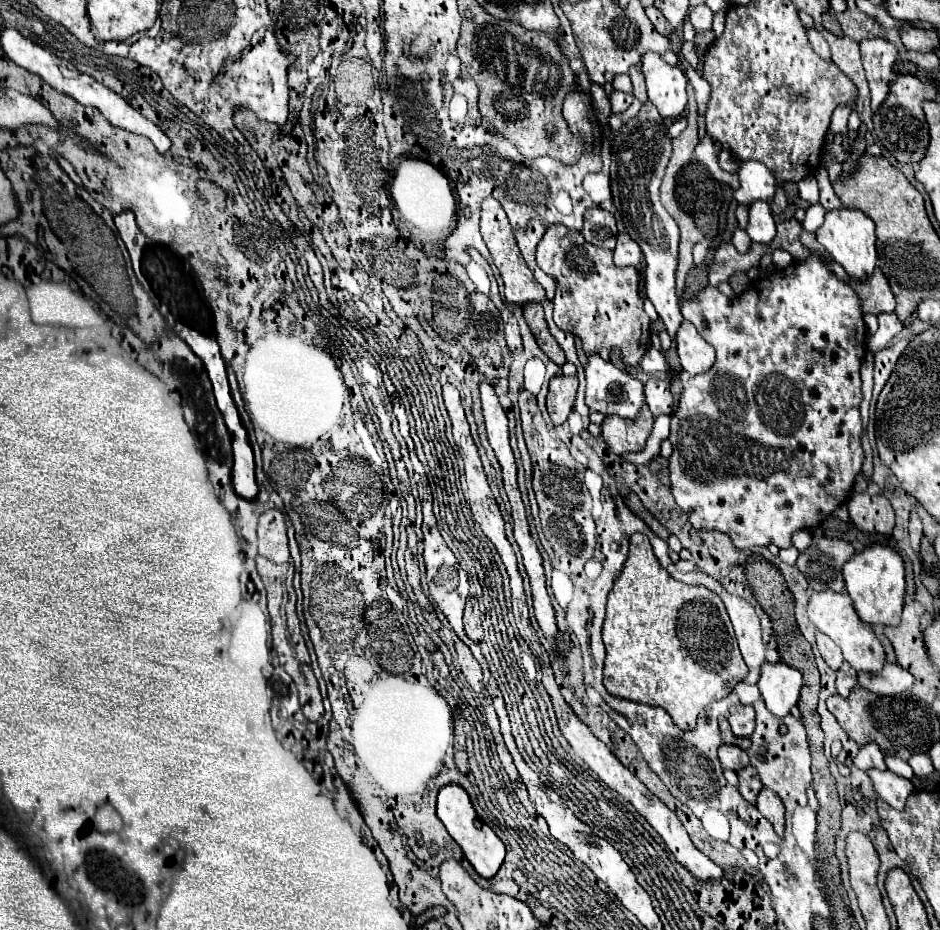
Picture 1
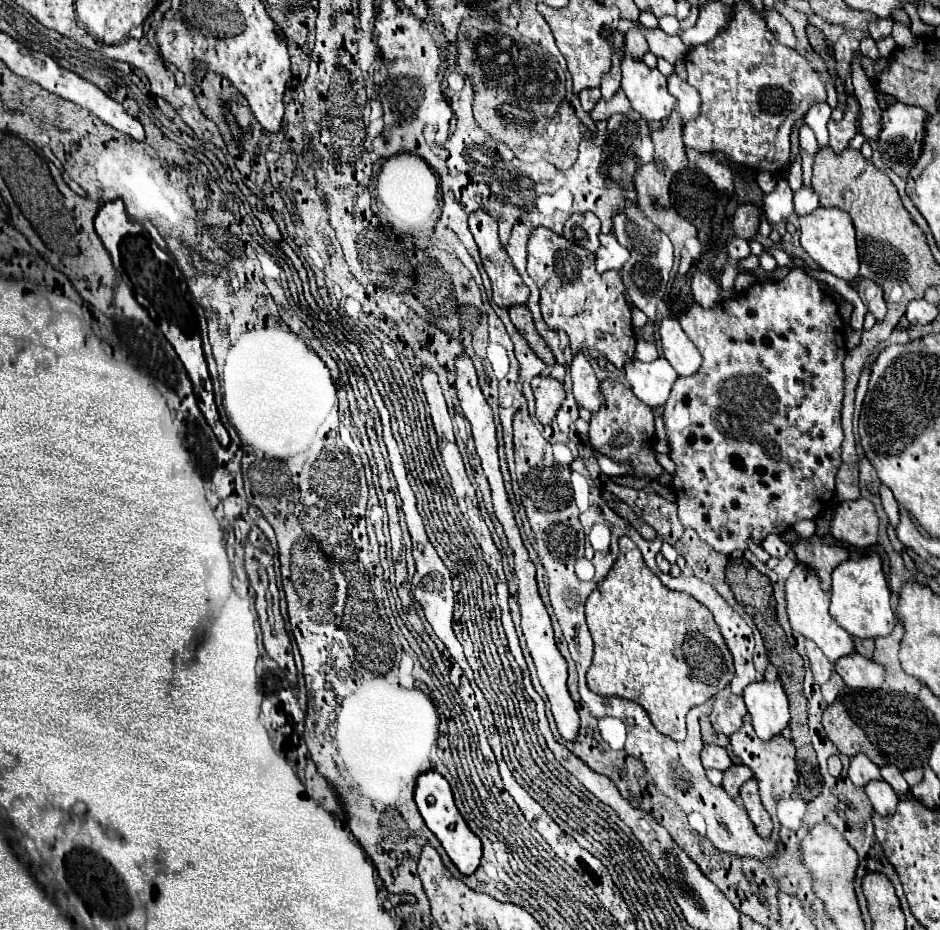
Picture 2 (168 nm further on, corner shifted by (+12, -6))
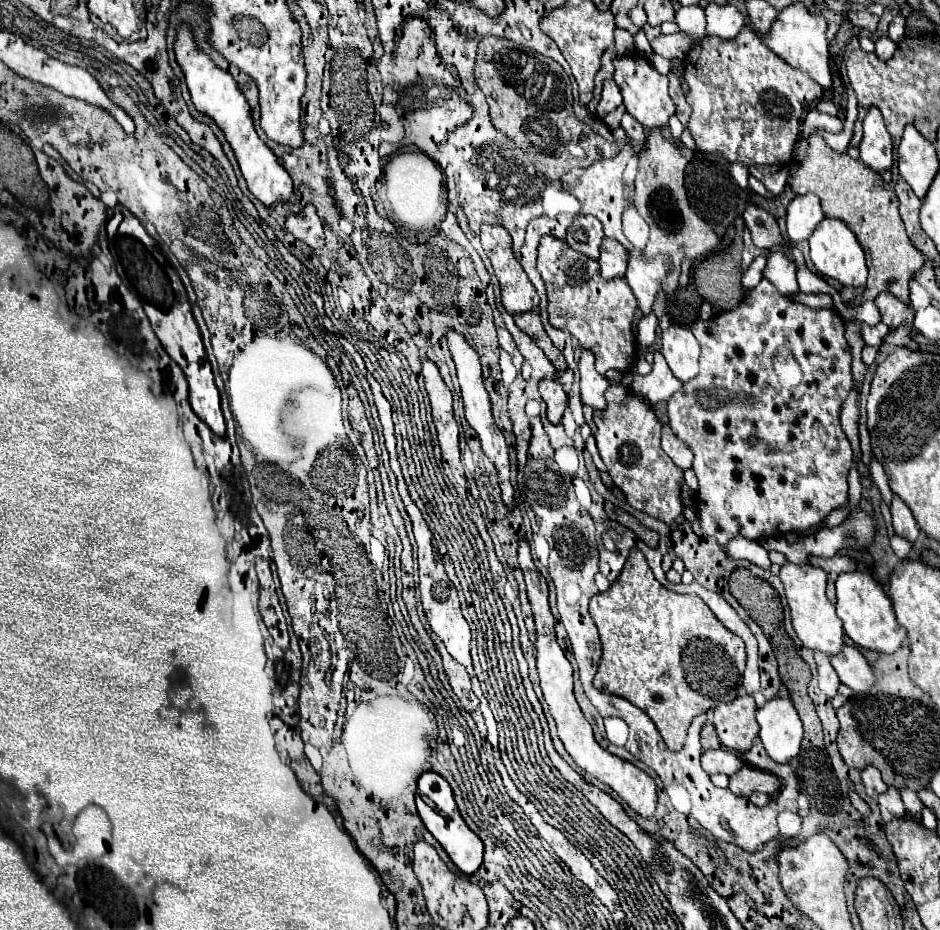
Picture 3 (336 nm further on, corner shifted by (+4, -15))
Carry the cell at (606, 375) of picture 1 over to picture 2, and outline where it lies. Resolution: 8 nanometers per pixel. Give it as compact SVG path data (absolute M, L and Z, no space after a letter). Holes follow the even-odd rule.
M576 353L570 363L570 375L574 381L574 397L580 407L586 407L588 411L598 411L604 403L604 397L600 393L600 381L594 375L594 369L588 361L586 353Z

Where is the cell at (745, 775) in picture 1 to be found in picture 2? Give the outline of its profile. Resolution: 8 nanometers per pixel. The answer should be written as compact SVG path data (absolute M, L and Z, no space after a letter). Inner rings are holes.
M732 765L724 771L724 781L722 781L722 787L726 789L726 793L734 799L740 797L740 787L752 779L752 771L746 767L746 765Z

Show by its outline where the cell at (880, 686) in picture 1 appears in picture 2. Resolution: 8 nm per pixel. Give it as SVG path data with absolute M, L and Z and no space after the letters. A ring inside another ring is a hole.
M850 653L840 657L834 663L834 669L852 689L878 689L884 681L882 665L862 657L860 653Z

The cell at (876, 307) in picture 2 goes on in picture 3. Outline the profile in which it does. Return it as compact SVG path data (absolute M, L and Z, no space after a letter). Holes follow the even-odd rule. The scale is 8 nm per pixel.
M888 292L878 294L876 306L878 306L880 314L882 314L882 322L884 322L890 330L894 330L894 328L898 328L898 326L902 326L902 324L910 324L912 318L914 318L914 310L912 310L910 306L902 304L896 296L892 296L892 294L888 294Z

